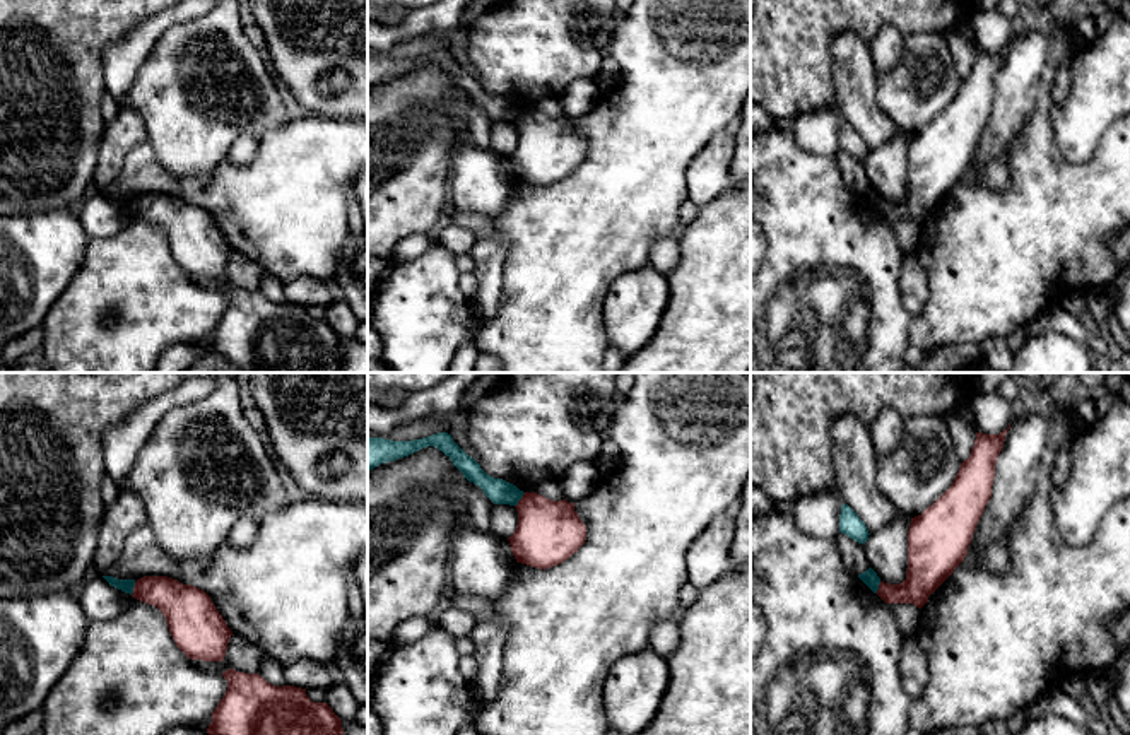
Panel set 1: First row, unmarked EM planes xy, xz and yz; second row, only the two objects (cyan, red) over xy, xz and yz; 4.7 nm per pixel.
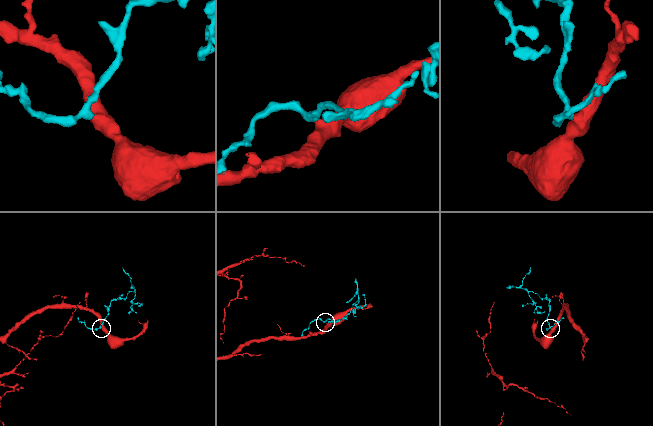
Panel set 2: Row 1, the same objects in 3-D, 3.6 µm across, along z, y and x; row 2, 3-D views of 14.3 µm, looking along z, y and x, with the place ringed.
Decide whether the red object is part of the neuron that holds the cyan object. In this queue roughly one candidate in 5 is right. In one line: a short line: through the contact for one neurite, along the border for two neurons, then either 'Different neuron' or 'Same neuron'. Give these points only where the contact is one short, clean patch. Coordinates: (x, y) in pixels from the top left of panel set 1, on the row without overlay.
Line: xz (525, 110), (515, 123). Different neuron

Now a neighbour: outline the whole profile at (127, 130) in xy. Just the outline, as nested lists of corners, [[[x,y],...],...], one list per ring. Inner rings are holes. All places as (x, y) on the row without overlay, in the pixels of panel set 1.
[[[120,106],[118,115],[104,126],[94,181],[104,188],[111,185],[132,149],[147,140],[147,128],[133,108]]]

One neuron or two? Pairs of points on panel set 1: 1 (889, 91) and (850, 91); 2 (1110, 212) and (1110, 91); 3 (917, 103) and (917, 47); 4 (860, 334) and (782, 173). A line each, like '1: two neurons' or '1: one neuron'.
1: two neurons
2: two neurons
3: one neuron
4: one neuron

